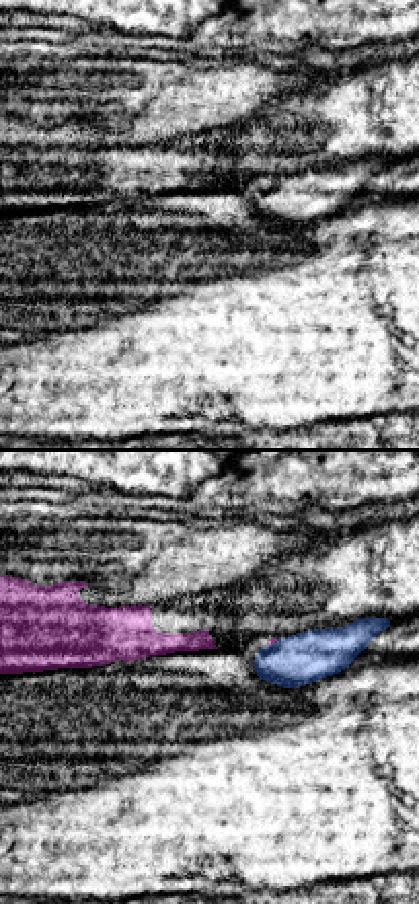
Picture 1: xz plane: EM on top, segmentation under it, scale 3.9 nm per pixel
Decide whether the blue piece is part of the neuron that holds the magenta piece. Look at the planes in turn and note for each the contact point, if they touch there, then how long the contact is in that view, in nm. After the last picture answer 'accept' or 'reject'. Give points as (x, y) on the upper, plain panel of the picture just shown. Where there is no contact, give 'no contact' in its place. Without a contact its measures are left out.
contact (272, 181); length 50 nm

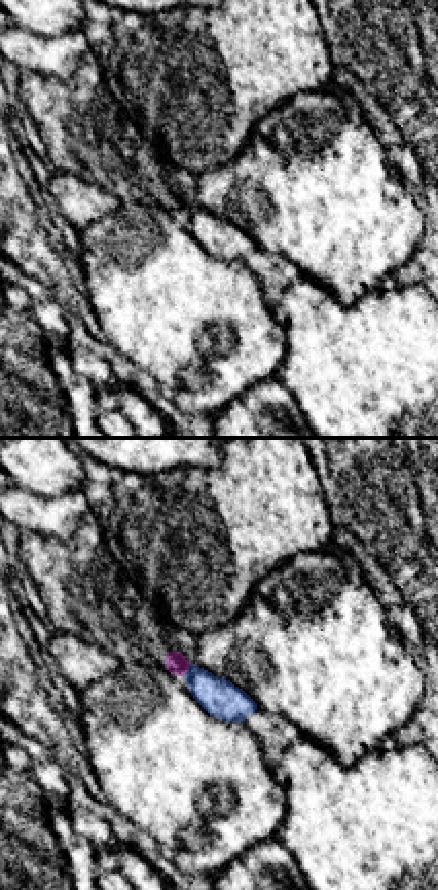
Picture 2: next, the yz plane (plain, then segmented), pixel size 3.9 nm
contact (188, 206); length 70 nm

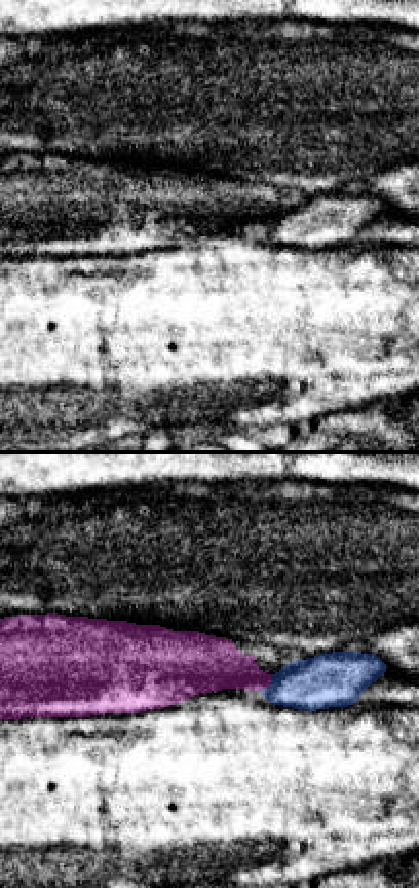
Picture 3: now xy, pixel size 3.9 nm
contact (265, 225); length 90 nm

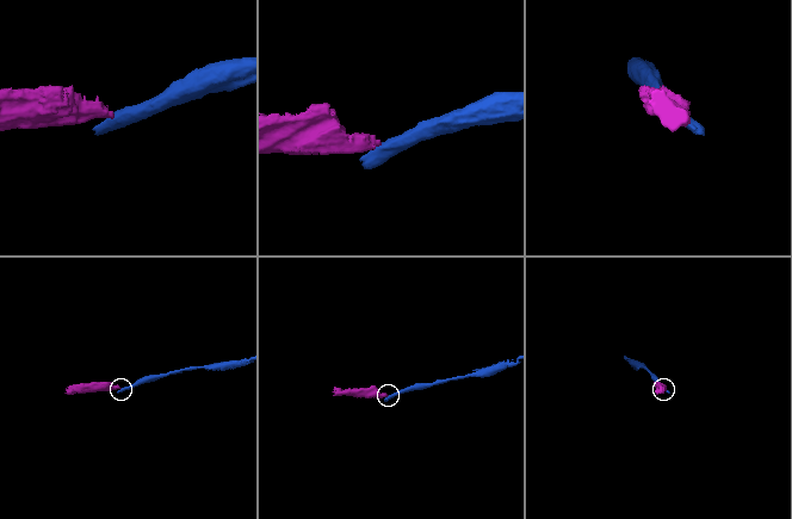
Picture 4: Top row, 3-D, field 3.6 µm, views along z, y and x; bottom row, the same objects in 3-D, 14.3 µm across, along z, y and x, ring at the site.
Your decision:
reject

